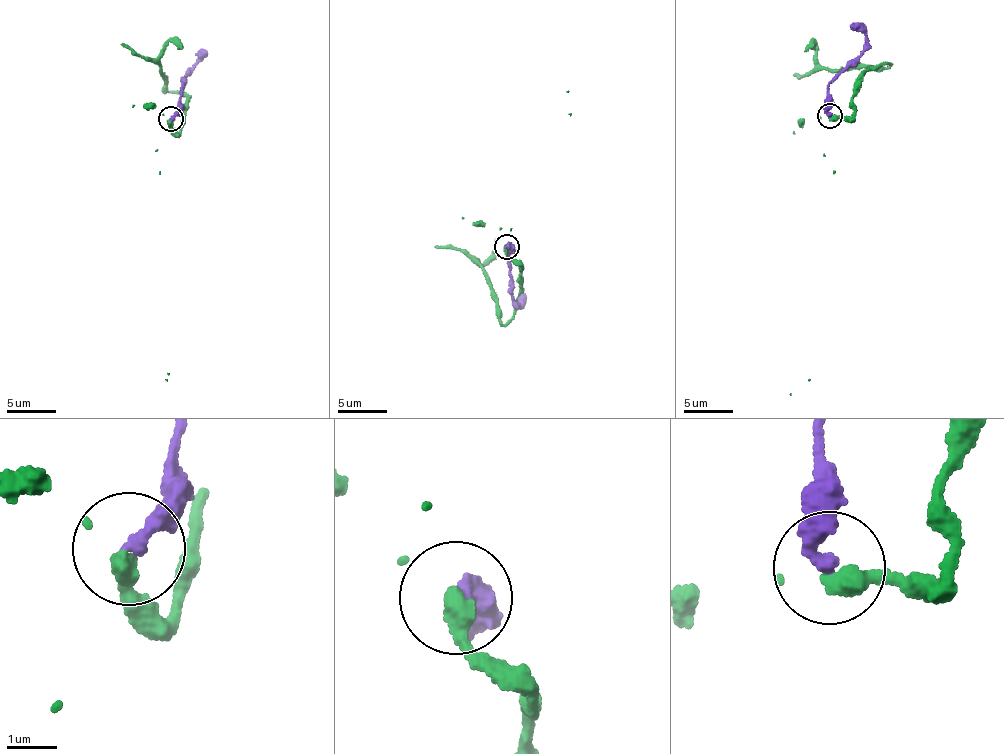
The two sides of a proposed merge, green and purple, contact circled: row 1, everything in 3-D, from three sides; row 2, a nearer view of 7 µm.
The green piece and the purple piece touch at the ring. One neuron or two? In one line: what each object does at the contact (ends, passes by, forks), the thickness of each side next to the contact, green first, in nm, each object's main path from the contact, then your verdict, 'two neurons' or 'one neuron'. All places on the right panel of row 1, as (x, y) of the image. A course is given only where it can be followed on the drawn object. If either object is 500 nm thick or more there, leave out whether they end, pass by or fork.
green ends there; purple ends there; 400 nm thick on the green side, 320 nm on the other; green runs (830, 116), (824, 153), (833, 172), (791, 394); purple runs (830, 116), (828, 85), (866, 42), (863, 32), (854, 31), (850, 24); two neurons

